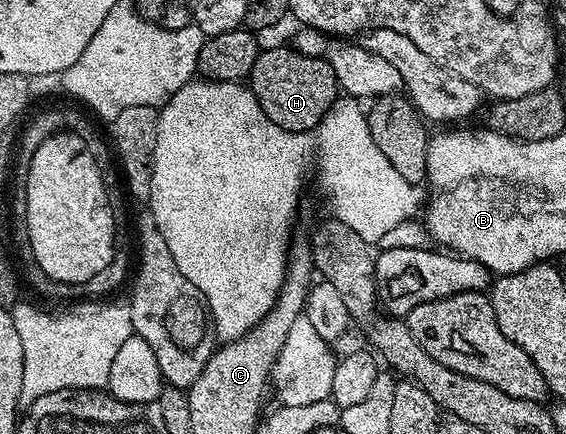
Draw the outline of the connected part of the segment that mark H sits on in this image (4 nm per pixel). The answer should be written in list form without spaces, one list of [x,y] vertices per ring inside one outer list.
[[[290,45],[259,50],[248,86],[260,109],[264,109],[266,116],[285,131],[314,131],[340,97],[332,65],[323,59],[308,57]]]

